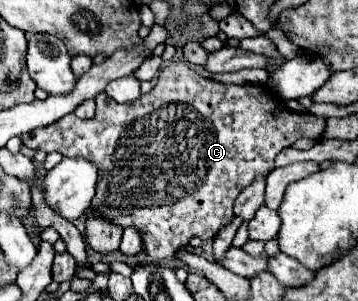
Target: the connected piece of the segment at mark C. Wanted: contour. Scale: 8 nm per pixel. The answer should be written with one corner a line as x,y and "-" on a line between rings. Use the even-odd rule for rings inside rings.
170,62
164,70
160,70
160,76
158,76
158,84
154,86
152,92
148,94
142,94
138,100
130,102
130,104
118,104
116,100
112,100
108,94
98,94
96,96
96,116
92,120
80,120
76,118
74,114
68,114
64,116
62,120
50,124
50,126
44,126
44,128
36,128
32,132
26,132
20,136
22,144
32,148
32,150
44,150
46,154
50,152
60,152
62,156
68,156
68,158
78,158
82,156
84,160
92,162
98,166
98,186
96,186
96,194
92,198
92,204
90,204
90,210
94,216
102,216
104,220
120,226
120,228
136,228
140,238
142,238
142,246
144,246
144,252
150,256
152,262
158,262
158,260
164,260
164,258
172,258
176,248
182,248
186,246
194,236
202,238
202,240
208,240
208,238
214,238
218,234
218,230
226,224
232,222
234,218
234,212
232,212
232,204
234,200
238,198
238,194
250,186
254,182
256,176
264,176
268,172
274,170
274,158
284,150
284,148
290,148
298,138
312,138
312,140
320,140
320,136
324,134
324,128
326,128
326,118
320,118
320,116
314,116
314,114
298,114
298,112
288,112
284,110
284,116
278,116
282,112
280,108
280,102
278,102
278,96
272,94
266,86
254,86
254,84
244,84
244,86
230,86
230,84
218,84
218,82
212,82
208,78
202,78
198,76
192,68
186,66
186,62
-
144,234
150,238
150,242
144,242

